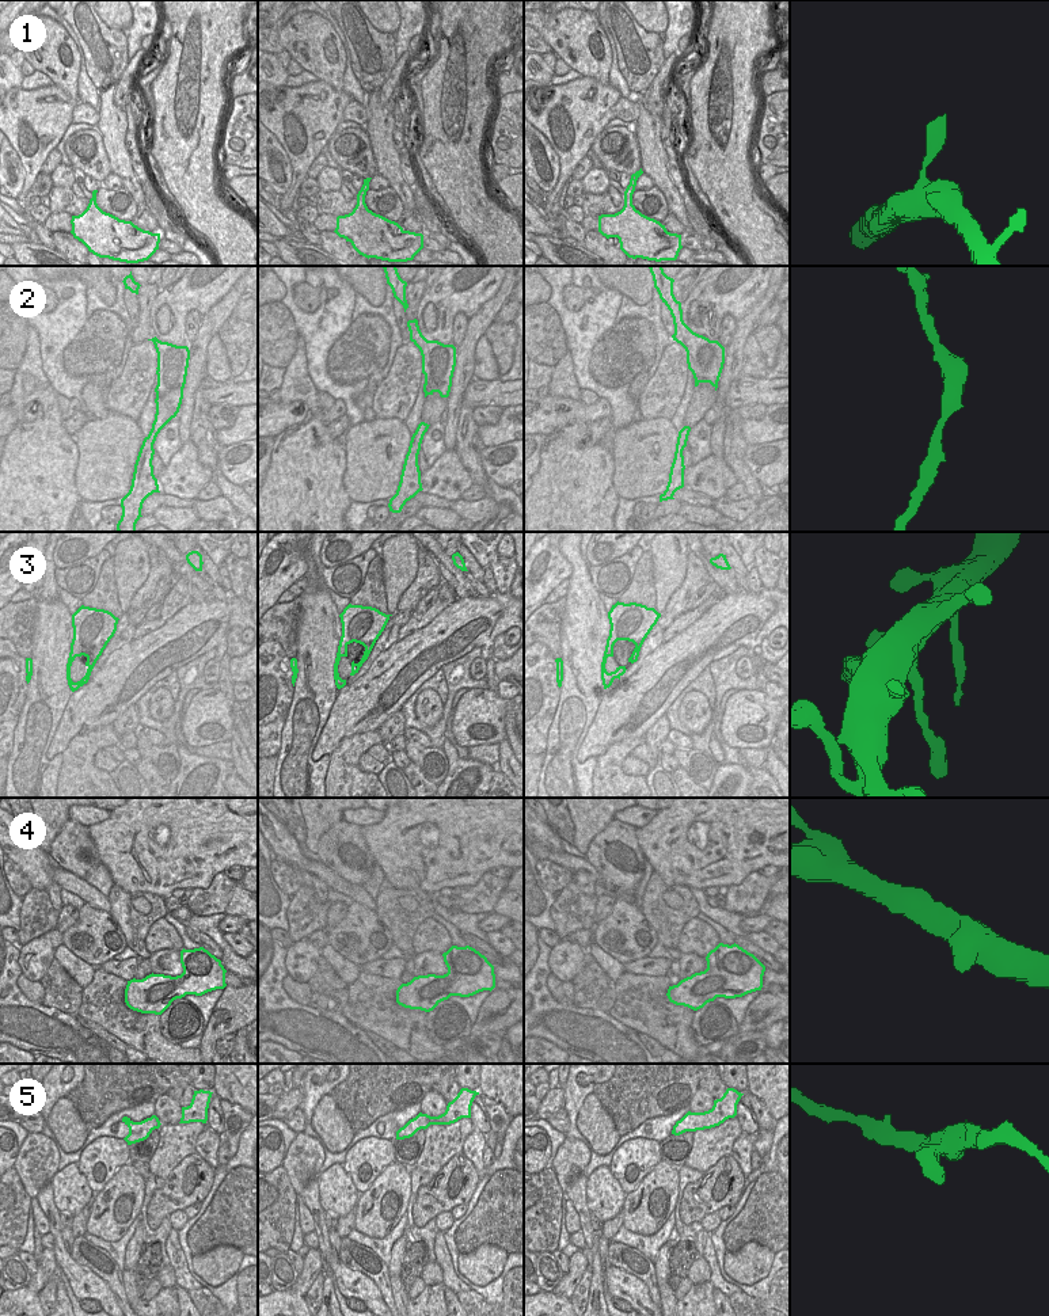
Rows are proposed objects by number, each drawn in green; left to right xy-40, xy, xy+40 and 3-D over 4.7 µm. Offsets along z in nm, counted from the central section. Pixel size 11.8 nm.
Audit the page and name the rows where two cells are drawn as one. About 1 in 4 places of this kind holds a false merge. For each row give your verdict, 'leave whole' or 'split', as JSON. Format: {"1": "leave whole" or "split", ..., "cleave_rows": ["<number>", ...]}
{"1": "leave whole", "2": "leave whole", "3": "leave whole", "4": "leave whole", "5": "leave whole", "cleave_rows": []}

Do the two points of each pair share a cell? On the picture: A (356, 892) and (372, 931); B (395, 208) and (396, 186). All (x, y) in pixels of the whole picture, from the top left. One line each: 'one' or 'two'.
A: two
B: two

